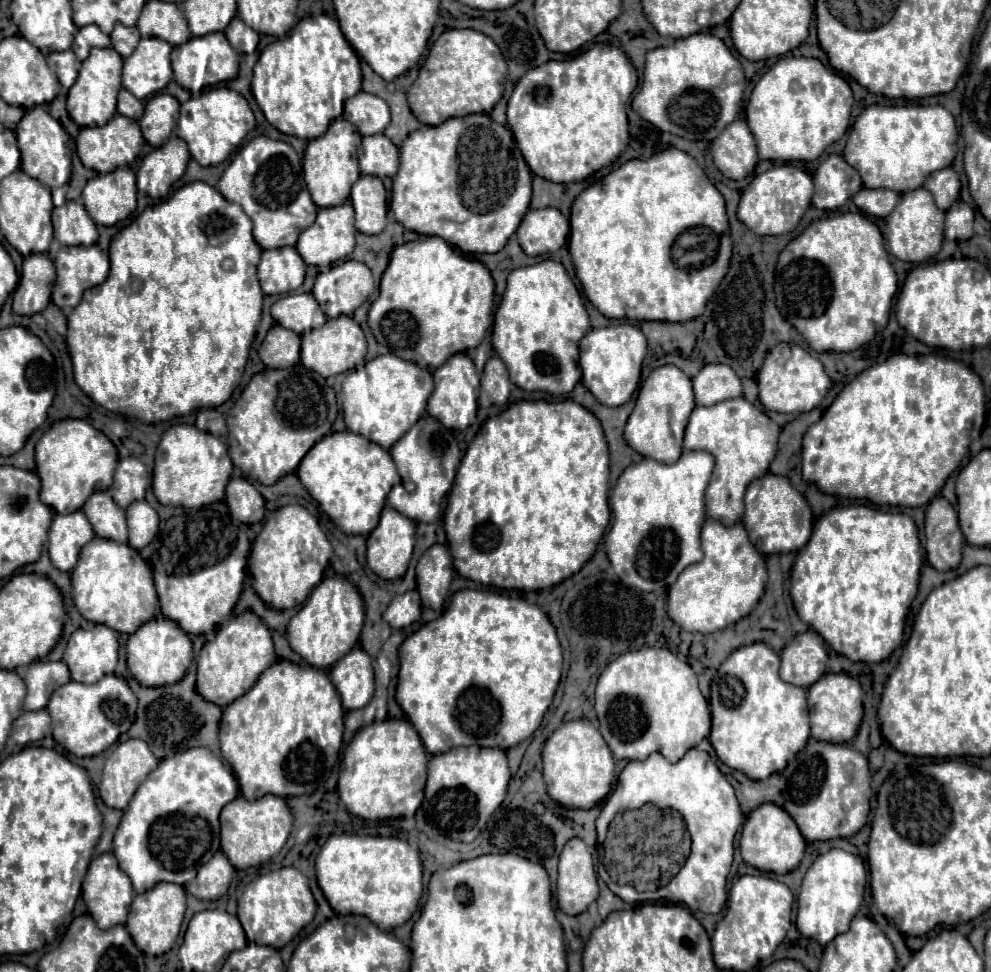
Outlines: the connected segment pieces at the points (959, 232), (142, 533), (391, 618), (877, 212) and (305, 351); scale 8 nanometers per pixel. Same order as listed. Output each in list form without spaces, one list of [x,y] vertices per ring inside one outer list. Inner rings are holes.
[[[957,200],[953,208],[945,214],[945,238],[947,240],[969,240],[973,236],[973,210]]]
[[[145,500],[133,502],[125,512],[129,546],[141,550],[158,535],[159,516]]]
[[[411,590],[405,594],[399,594],[393,598],[389,608],[385,610],[383,618],[393,626],[393,628],[405,628],[413,622],[419,620],[421,614],[421,602],[419,602],[419,592]]]
[[[861,188],[861,192],[857,192],[857,196],[853,196],[855,206],[867,214],[867,216],[877,216],[877,218],[887,218],[889,212],[893,212],[893,208],[897,206],[899,194],[893,190],[869,190],[869,188]]]
[[[351,316],[331,318],[331,320],[327,320],[327,324],[323,328],[317,328],[309,334],[303,334],[301,340],[303,340],[301,342],[303,366],[309,370],[315,370],[317,374],[321,374],[325,378],[337,376],[341,372],[355,368],[357,364],[361,364],[365,360],[365,354],[367,354],[367,342],[365,342],[363,330],[359,328],[359,324]]]

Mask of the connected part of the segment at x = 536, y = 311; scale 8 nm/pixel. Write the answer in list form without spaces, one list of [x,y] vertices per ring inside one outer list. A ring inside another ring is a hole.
[[[545,260],[533,266],[523,266],[507,276],[507,290],[494,314],[491,344],[497,356],[505,362],[509,378],[525,392],[547,392],[553,396],[569,394],[581,380],[579,368],[579,340],[589,330],[589,316],[579,296],[577,286],[565,272],[561,262]]]

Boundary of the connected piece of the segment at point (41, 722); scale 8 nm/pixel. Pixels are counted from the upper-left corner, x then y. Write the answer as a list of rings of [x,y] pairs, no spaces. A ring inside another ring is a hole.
[[[47,710],[41,712],[23,712],[15,722],[13,722],[13,730],[11,730],[11,738],[25,746],[27,742],[37,742],[41,738],[45,738],[45,734],[49,732],[51,726],[51,716],[47,714]]]

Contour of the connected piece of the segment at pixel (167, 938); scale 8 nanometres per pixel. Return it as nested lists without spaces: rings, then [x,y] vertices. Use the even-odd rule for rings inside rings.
[[[157,884],[149,892],[137,894],[133,898],[125,926],[133,936],[137,948],[141,948],[141,952],[161,956],[173,948],[181,930],[183,916],[185,916],[185,888],[179,884]]]

